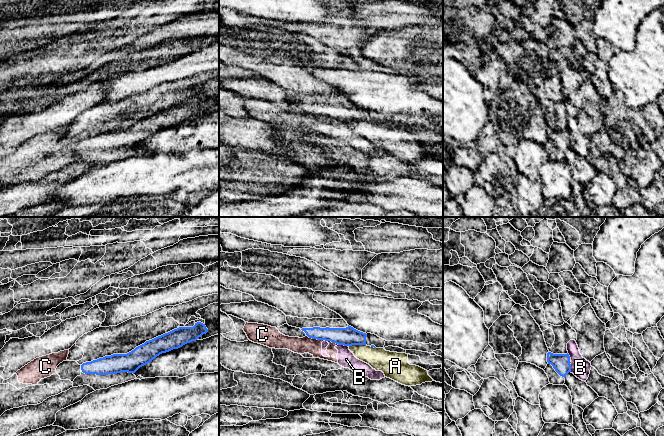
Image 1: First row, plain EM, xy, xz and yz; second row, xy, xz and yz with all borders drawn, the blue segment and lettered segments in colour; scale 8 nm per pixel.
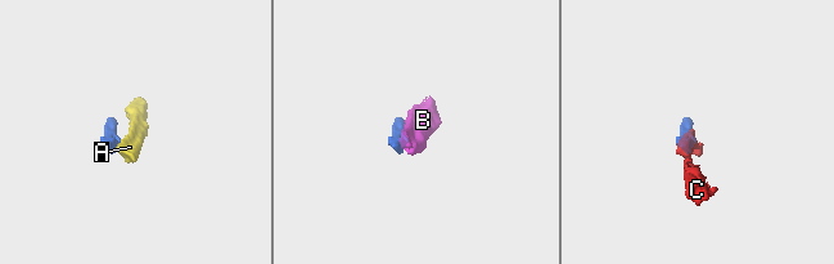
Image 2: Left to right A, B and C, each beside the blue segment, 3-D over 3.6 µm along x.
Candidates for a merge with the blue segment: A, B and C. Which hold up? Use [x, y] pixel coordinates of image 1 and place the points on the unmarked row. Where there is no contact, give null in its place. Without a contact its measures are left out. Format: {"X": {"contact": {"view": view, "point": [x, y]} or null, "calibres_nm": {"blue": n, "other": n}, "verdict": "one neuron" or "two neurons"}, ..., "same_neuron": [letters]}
{"A": {"contact": {"view": "xz", "point": [356, 120]}, "calibres_nm": {"blue": 150, "other": 180}, "verdict": "two neurons"}, "B": {"contact": {"view": "xz", "point": [343, 120]}, "calibres_nm": {"blue": 150, "other": 140}, "verdict": "two neurons"}, "C": {"contact": {"view": "xz", "point": [315, 114]}, "calibres_nm": {"blue": 140, "other": 130}, "verdict": "two neurons"}, "same_neuron": []}

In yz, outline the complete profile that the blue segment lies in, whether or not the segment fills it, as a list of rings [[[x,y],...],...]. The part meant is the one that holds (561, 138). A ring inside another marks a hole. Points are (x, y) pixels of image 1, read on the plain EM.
[[[547,129],[547,142],[544,145],[549,154],[550,160],[563,161],[566,151],[571,148],[569,130]]]

